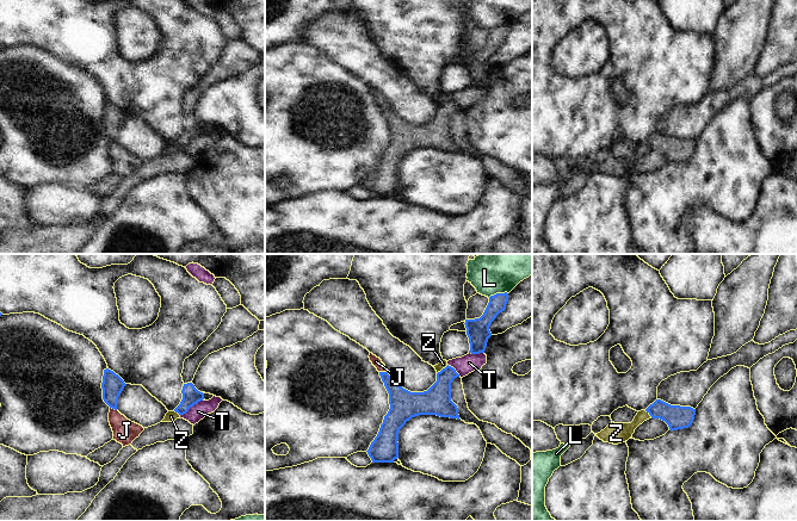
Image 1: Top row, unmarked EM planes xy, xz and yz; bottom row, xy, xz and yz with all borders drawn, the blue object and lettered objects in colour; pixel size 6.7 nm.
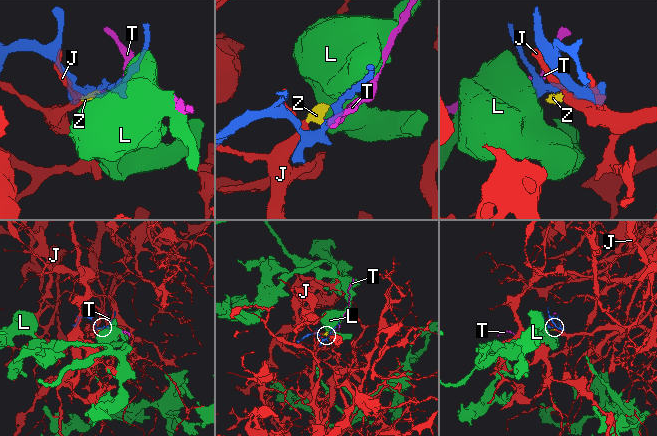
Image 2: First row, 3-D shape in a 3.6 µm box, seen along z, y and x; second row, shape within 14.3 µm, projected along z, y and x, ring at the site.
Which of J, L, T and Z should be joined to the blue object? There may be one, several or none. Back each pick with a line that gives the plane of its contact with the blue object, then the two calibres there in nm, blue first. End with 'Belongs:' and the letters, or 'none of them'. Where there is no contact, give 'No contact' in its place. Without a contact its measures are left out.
Belongs: none of them

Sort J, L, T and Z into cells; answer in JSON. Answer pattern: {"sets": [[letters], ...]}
{"sets": [["J", "T", "Z"], ["L"]]}

